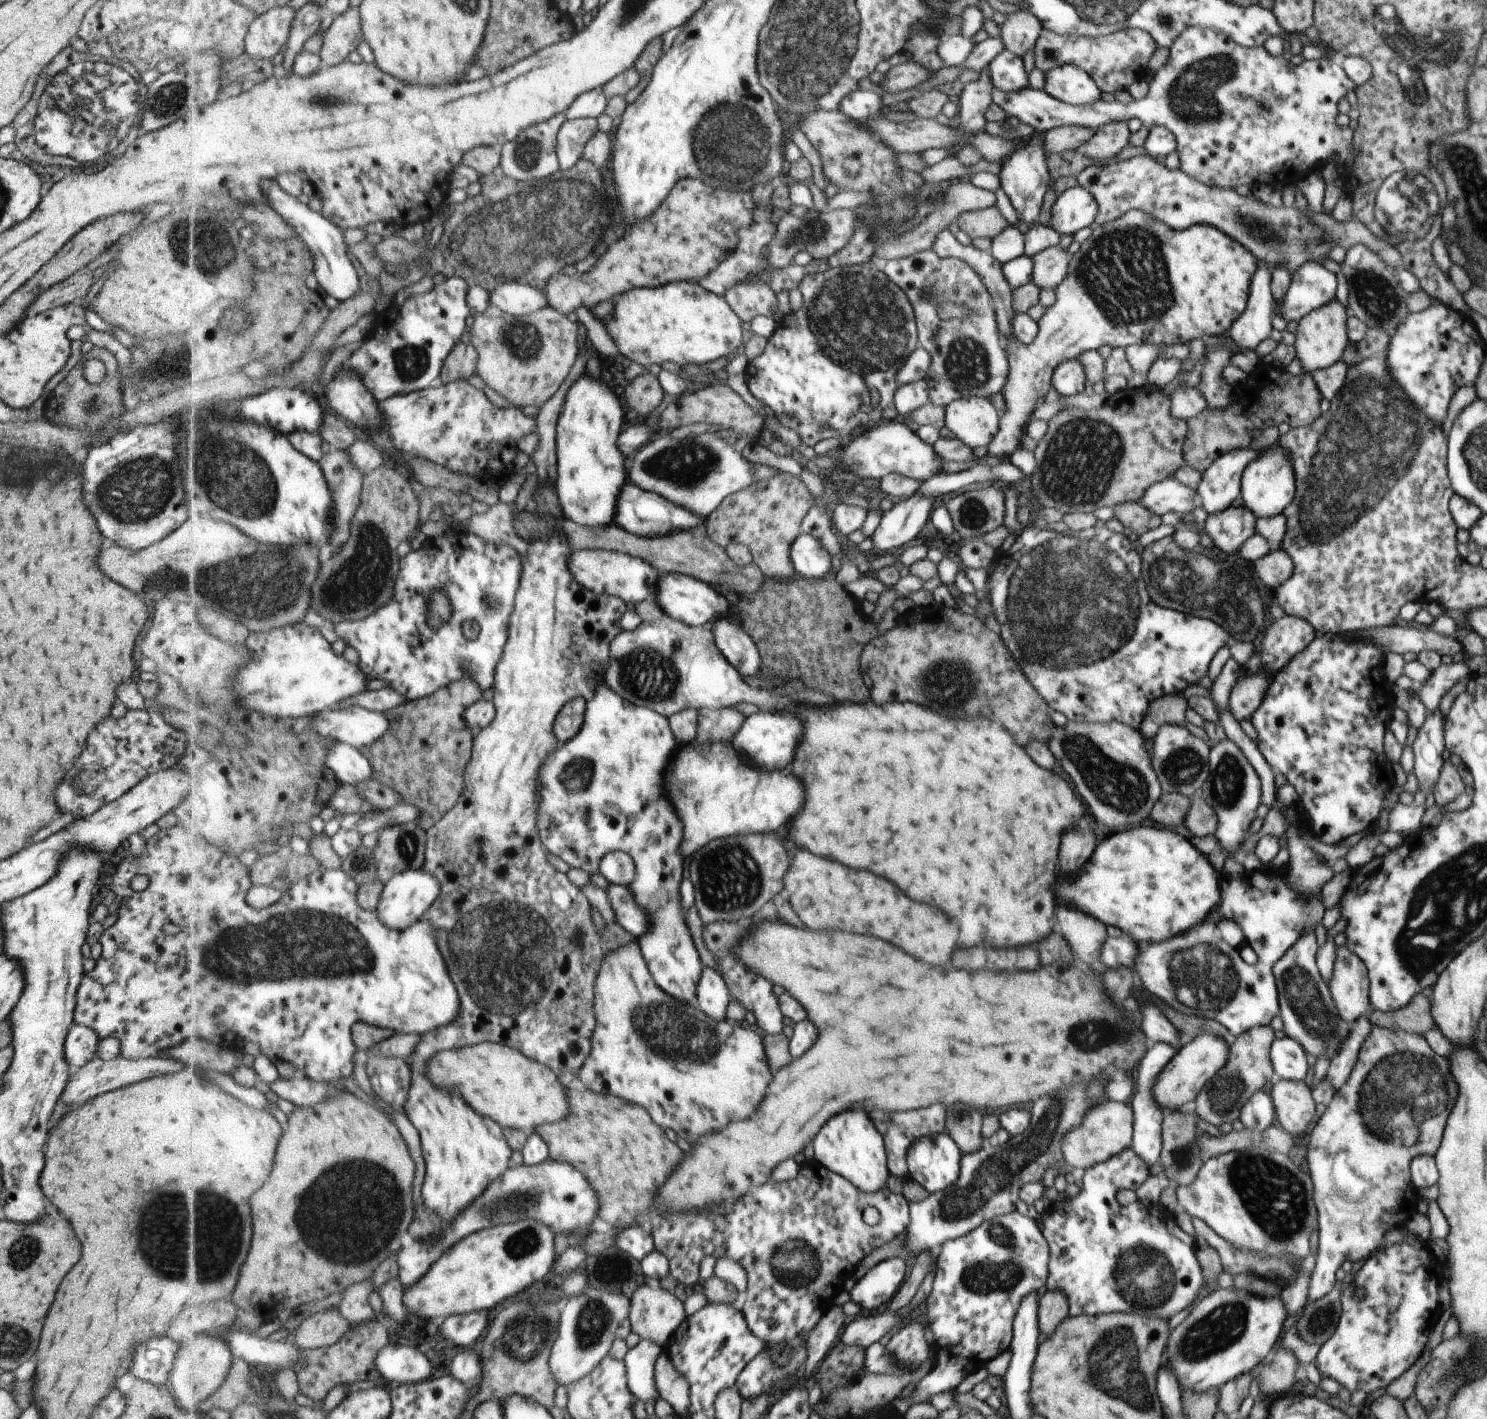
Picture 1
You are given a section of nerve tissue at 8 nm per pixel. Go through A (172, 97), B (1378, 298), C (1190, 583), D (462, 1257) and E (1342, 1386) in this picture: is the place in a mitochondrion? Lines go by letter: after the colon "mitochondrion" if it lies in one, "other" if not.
A: mitochondrion
B: mitochondrion
C: mitochondrion
D: other
E: other

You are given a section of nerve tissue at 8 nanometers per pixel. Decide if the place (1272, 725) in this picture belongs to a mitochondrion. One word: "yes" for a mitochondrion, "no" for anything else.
no

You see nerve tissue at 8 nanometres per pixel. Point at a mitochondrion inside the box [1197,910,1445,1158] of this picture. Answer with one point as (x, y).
(1300, 990)

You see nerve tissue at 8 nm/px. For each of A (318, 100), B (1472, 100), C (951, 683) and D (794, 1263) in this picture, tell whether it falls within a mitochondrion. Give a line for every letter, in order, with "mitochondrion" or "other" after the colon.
A: mitochondrion
B: other
C: mitochondrion
D: mitochondrion

